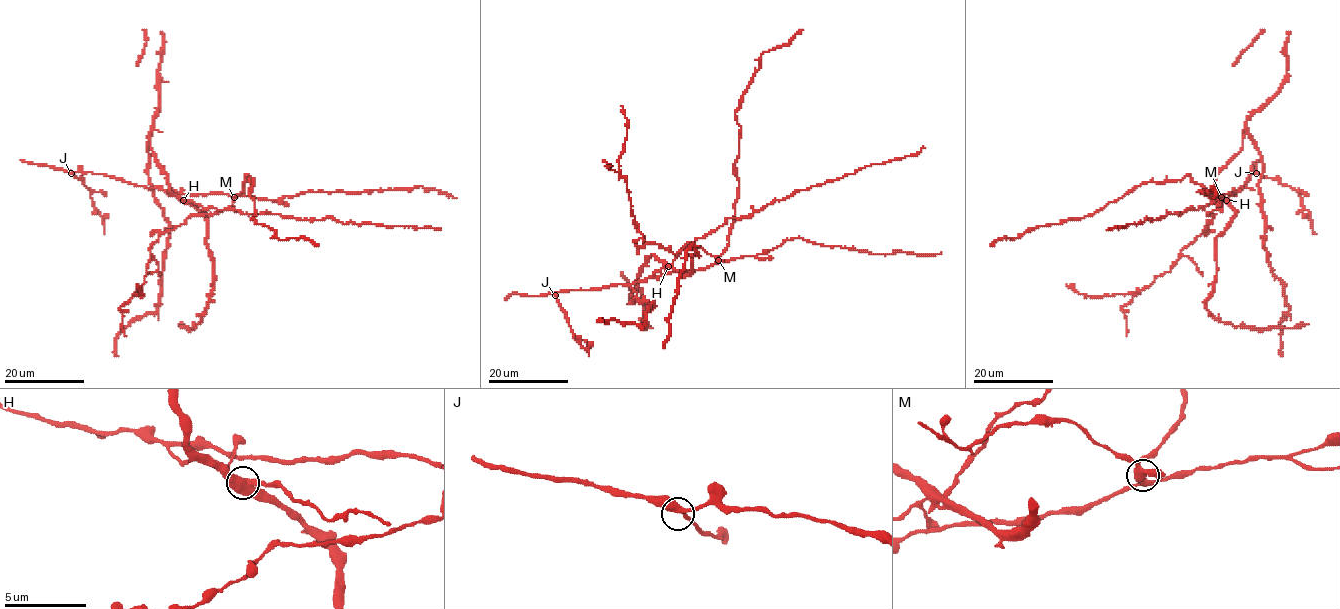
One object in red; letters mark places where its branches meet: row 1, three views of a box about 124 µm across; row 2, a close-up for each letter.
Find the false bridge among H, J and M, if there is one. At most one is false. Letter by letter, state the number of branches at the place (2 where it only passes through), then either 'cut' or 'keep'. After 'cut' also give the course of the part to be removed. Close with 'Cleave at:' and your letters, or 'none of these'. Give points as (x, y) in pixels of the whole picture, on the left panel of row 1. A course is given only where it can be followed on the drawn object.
H: branches 4; keep
J: branches 3; keep
M: branches 4; keep
Cleave at: none of these

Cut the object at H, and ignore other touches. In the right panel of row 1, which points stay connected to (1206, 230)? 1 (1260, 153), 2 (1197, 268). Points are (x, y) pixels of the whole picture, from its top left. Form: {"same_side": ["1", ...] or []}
{"same_side": ["2"]}

